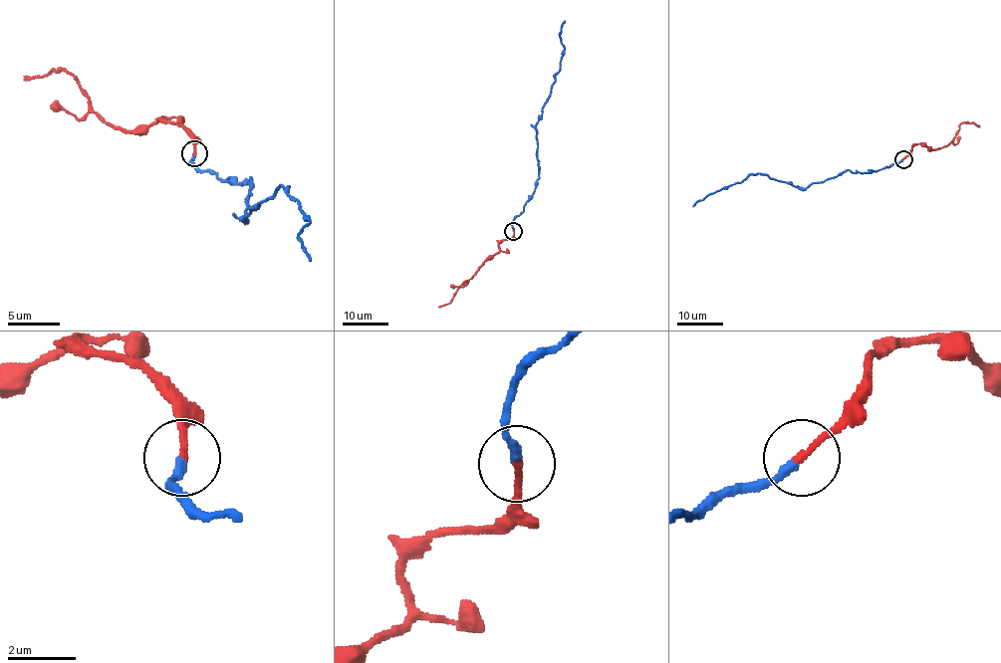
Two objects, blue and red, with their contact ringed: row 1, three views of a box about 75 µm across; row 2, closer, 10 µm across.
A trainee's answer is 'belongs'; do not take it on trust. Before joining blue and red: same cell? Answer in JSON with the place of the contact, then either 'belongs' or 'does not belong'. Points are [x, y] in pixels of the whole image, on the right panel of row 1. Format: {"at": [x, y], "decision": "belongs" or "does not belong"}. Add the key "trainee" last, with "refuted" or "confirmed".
{"at": [903, 159], "decision": "belongs", "trainee": "confirmed"}

